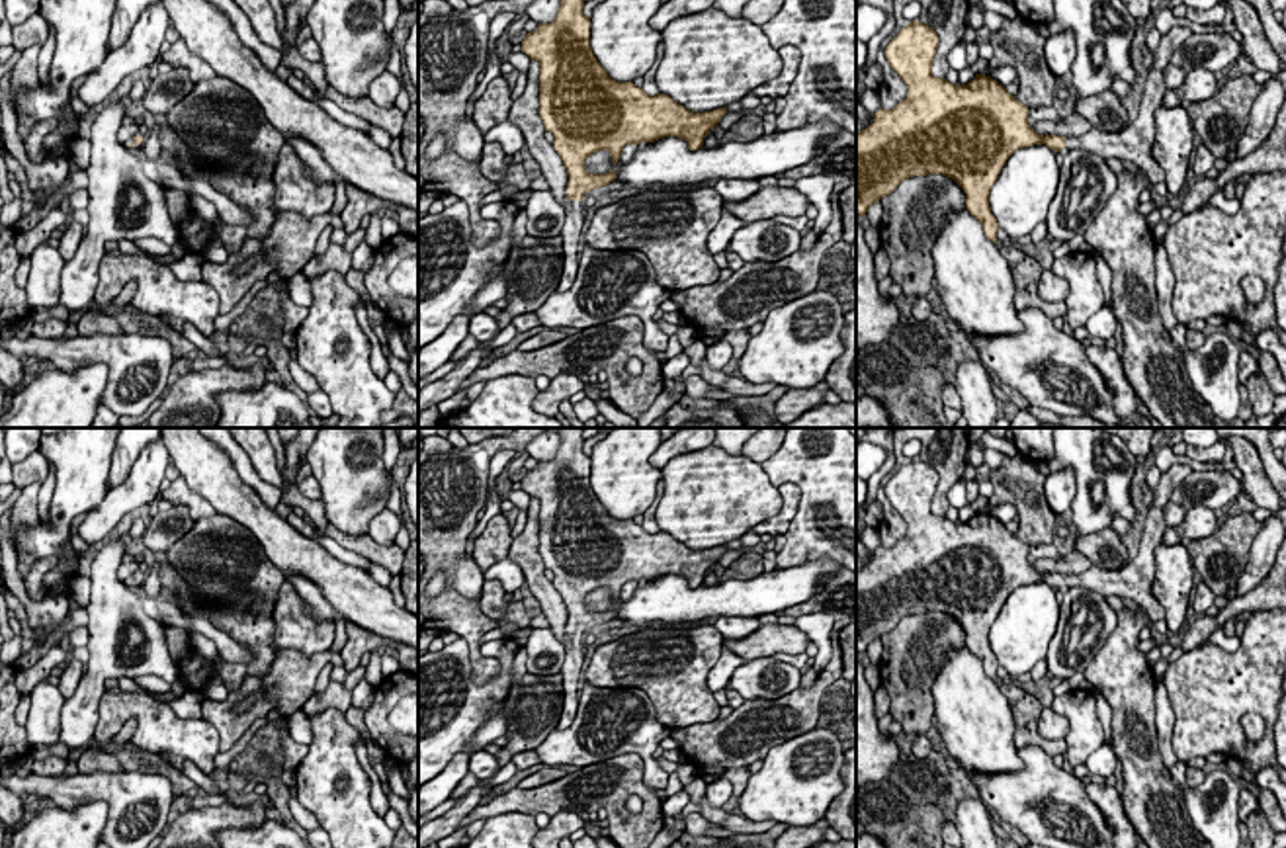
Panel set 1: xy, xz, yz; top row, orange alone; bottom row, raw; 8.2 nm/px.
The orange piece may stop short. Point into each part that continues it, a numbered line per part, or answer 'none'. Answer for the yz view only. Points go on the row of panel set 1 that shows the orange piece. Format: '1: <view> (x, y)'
1: yz (1134, 143)

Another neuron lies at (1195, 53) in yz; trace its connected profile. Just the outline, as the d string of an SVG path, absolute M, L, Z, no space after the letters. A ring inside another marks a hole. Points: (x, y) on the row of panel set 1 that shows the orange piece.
M1225 31L1192 33L1171 57L1169 64L1184 72L1206 68L1218 72L1243 55L1241 45Z

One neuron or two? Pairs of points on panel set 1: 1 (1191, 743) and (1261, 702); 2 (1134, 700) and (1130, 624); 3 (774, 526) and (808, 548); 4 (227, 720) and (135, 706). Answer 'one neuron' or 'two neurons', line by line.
1: one neuron
2: one neuron
3: two neurons
4: two neurons

